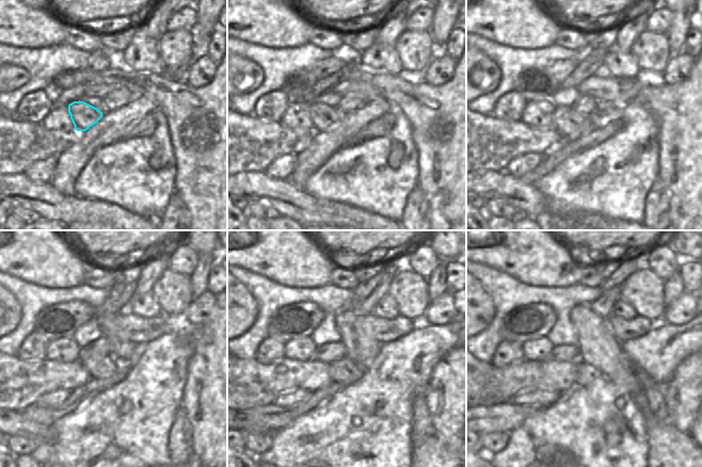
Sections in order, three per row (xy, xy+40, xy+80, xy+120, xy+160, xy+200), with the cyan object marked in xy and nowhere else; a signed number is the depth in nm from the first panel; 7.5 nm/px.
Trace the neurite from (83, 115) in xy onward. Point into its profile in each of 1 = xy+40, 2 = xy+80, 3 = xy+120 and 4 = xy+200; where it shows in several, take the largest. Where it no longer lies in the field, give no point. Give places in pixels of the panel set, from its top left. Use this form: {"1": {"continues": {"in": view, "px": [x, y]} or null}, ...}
{"1": {"continues": {"in": "xy+40", "px": [323, 116]}}, "2": {"continues": {"in": "xy+80", "px": [570, 125]}}, "3": {"continues": {"in": "xy+120", "px": [97, 367]}}, "4": {"continues": {"in": "xy+200", "px": [586, 374]}}}

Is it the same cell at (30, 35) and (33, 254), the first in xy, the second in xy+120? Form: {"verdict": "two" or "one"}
{"verdict": "one"}

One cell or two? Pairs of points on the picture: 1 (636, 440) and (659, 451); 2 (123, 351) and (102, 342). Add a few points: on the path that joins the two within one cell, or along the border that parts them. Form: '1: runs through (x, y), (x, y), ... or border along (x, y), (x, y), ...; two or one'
1: border along (643, 421), (648, 441), (647, 455); two
2: border along (102, 335), (108, 339), (113, 355); two

